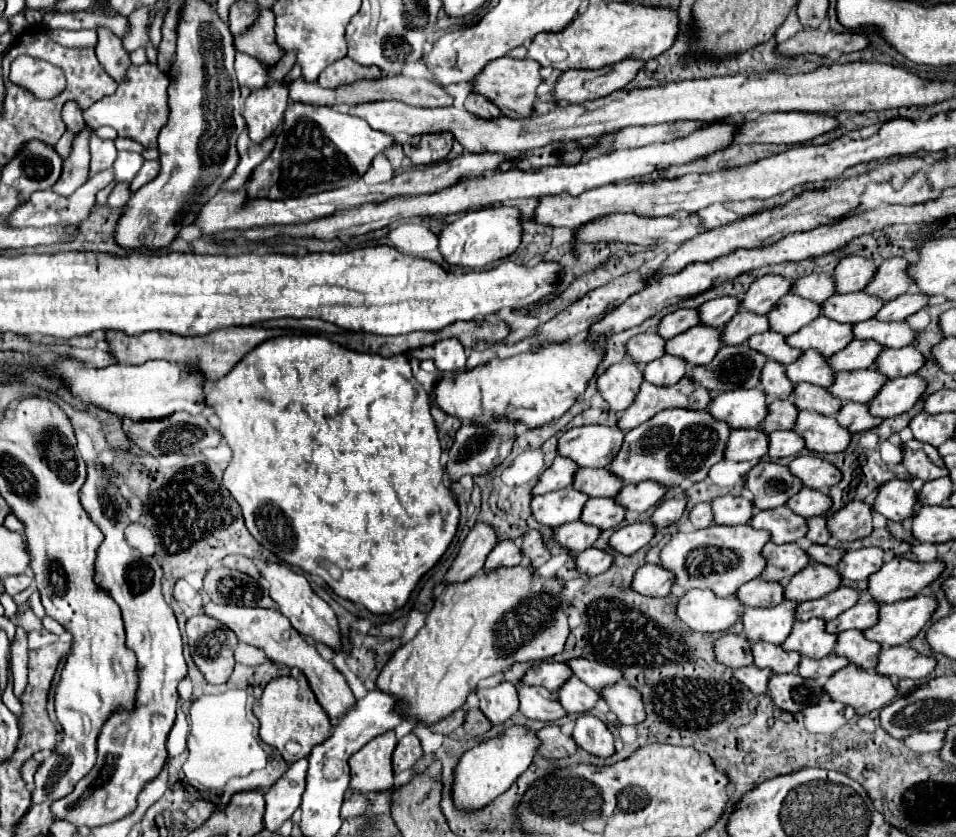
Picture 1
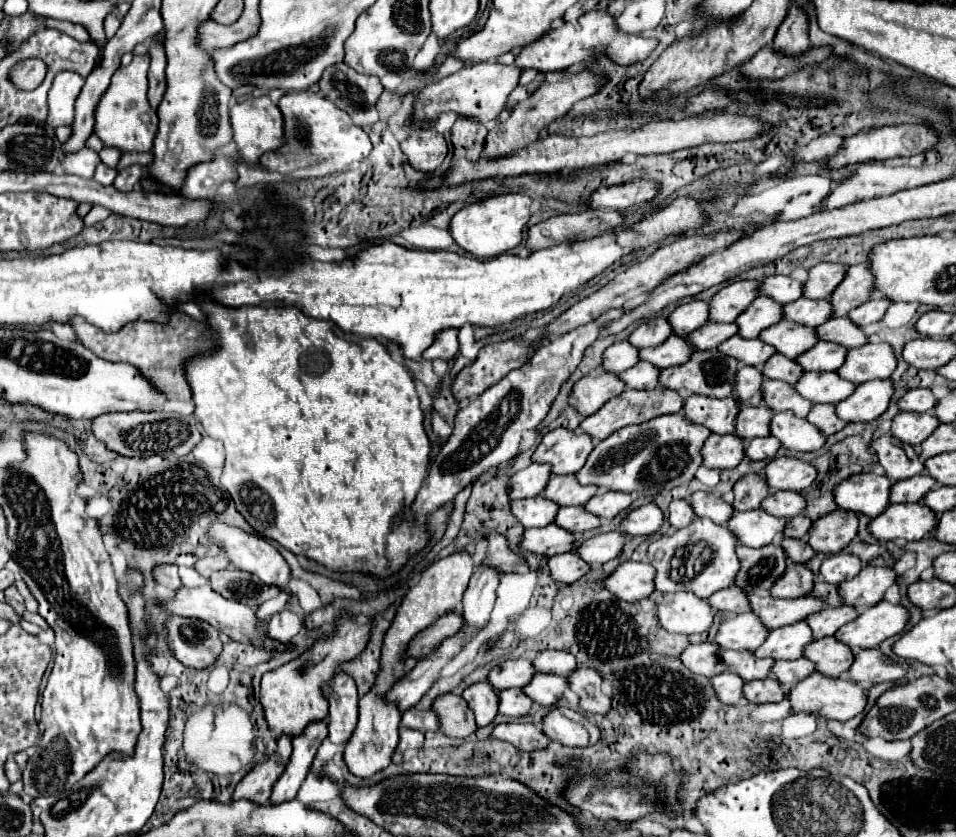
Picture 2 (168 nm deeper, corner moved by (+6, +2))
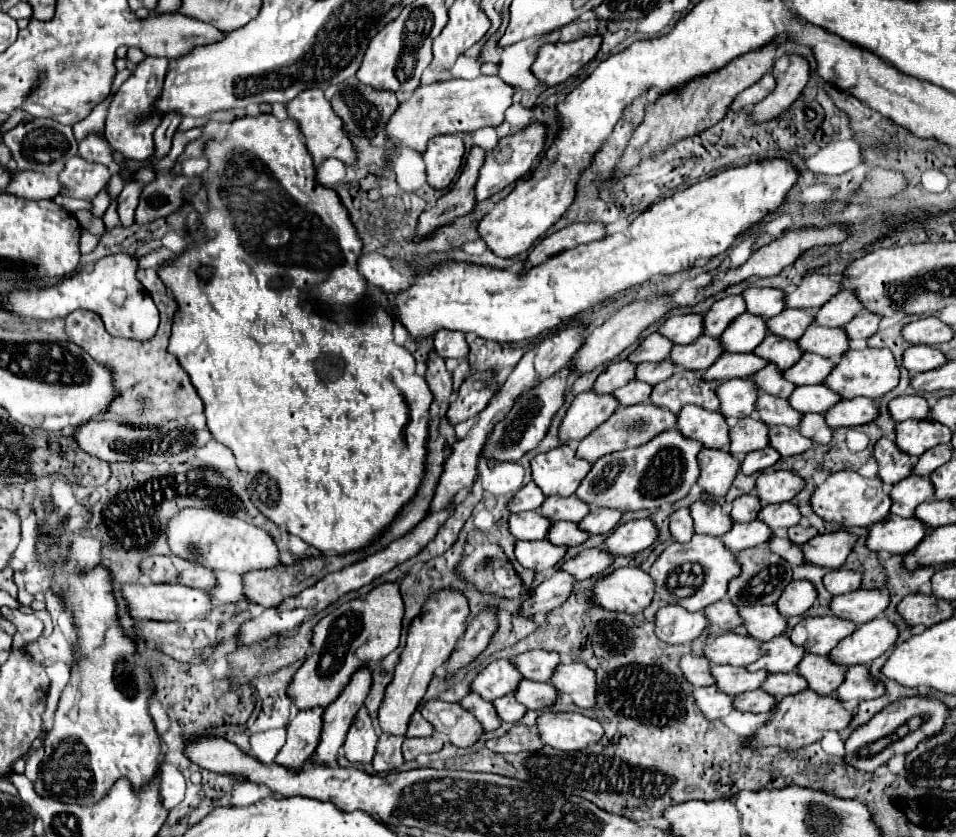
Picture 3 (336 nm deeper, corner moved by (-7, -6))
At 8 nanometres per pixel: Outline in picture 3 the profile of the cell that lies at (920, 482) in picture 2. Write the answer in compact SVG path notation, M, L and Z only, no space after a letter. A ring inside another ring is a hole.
M910 476L904 478L902 482L894 484L894 488L890 490L890 498L892 498L892 514L898 514L902 518L910 518L914 516L918 504L934 498L934 486L928 478L922 476Z

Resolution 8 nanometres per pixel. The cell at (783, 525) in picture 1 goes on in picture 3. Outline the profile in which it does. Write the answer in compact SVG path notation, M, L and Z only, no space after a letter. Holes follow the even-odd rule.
M754 520L754 522L746 522L746 524L736 522L732 526L732 530L722 536L722 542L728 550L740 552L746 548L768 544L772 536L774 536L772 530L762 520Z

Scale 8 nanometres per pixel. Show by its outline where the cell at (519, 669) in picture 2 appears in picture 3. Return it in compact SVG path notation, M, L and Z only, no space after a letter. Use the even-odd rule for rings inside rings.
M494 660L472 682L472 690L486 700L496 700L506 694L514 694L524 680L522 672L508 660Z

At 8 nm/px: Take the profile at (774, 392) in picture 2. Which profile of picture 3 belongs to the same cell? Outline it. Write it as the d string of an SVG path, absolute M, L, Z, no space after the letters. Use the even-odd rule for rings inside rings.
M766 392L758 396L756 410L766 424L786 424L790 428L798 428L802 422L802 416L804 416L802 412L794 410L788 400L766 394Z

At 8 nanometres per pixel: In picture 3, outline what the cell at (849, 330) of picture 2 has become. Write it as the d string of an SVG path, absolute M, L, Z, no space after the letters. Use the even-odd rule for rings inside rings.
M814 324L798 340L798 346L804 352L814 352L814 354L820 354L838 362L850 350L848 342L850 340L844 328L820 328Z

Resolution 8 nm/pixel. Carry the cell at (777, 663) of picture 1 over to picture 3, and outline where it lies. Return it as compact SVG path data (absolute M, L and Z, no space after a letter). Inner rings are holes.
M716 664L710 670L716 678L716 686L726 692L726 694L742 694L748 690L756 690L764 684L764 680L768 678L766 670L758 670L758 672L748 672L746 668L738 668L738 666L722 666Z

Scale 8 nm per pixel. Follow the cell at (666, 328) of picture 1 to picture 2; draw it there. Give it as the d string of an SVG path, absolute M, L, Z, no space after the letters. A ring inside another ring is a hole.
M651 318L651 320L639 324L631 332L629 342L635 348L649 348L649 346L659 346L669 336L671 336L671 326L669 326L667 318Z

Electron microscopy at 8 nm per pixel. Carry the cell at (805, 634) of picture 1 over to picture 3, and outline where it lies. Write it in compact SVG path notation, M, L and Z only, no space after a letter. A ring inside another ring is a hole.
M788 634L772 638L770 642L762 644L762 650L766 654L758 662L748 666L750 672L756 672L756 670L768 670L770 674L774 674L774 672L792 672L806 654L806 650L802 646L794 644Z

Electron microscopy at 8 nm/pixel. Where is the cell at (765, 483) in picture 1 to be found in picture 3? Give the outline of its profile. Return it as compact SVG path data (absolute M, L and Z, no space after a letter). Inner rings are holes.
M744 494L732 502L732 518L734 522L752 522L758 518L758 512L762 510L760 500L754 494Z

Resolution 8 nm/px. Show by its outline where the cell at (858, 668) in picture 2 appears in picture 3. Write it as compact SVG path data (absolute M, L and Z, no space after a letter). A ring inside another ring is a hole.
M858 664L848 668L846 678L838 688L838 698L840 700L852 700L852 698L868 700L868 698L880 698L884 692L886 692L884 684L872 678L868 666Z

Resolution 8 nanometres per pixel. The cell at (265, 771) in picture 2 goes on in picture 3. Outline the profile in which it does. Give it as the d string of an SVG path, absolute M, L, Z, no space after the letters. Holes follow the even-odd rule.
M322 708L300 710L288 724L288 738L276 756L276 762L288 770L302 770L304 762L318 746L322 728Z

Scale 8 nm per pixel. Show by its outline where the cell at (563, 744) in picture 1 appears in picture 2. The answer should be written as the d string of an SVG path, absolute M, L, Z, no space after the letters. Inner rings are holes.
M507 722L507 724L499 724L493 728L491 738L497 740L505 740L509 744L513 744L519 750L541 750L549 744L549 738L541 732L541 728L537 728L535 724L519 724L519 722Z

